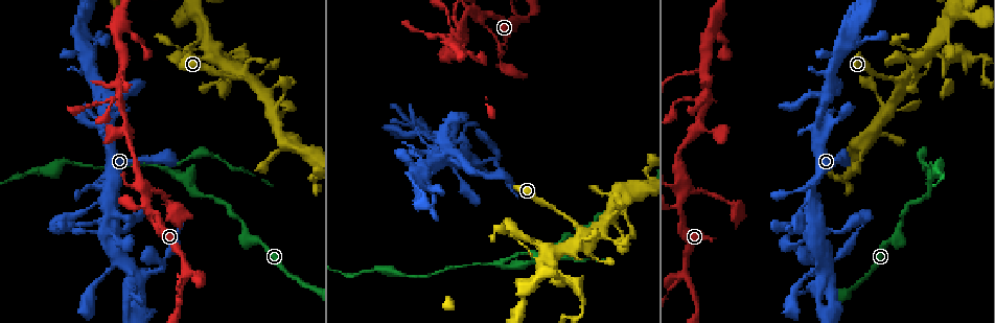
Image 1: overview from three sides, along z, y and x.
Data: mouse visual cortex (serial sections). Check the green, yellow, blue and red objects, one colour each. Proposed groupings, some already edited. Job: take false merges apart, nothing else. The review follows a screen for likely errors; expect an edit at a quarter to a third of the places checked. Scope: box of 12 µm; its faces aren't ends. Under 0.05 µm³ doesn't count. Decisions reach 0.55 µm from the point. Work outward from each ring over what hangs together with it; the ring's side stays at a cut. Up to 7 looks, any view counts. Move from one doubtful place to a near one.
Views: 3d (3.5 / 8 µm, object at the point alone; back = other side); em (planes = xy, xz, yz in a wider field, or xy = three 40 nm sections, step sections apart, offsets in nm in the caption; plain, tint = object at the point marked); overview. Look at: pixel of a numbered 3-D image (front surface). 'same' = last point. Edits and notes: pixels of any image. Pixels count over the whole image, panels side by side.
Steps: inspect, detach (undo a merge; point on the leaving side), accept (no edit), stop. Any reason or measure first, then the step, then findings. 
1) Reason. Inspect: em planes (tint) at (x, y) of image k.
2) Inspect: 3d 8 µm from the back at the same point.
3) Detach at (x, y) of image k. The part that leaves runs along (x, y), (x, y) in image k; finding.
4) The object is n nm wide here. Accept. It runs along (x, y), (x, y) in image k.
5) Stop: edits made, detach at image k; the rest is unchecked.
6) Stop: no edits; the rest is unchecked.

Looks like a crossing. Inspect: 3d 3.5 µm at (144, 197) of image 1.

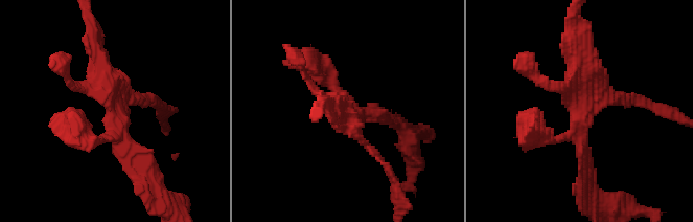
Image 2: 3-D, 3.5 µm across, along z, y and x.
Accept. It runs along (148, 165), (117, 131), (94, 47) in image 2; one cell here.

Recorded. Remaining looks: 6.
Four or more arms meet. Inspect: 3d 8 µm from the back at (517, 18) of image 1.

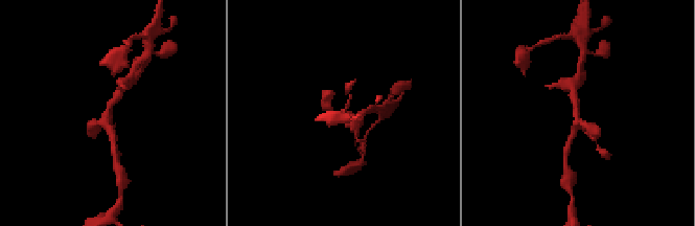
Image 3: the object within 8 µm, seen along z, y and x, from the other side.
Inspect: 3d 3.5 µm at (344, 112) of image 3.

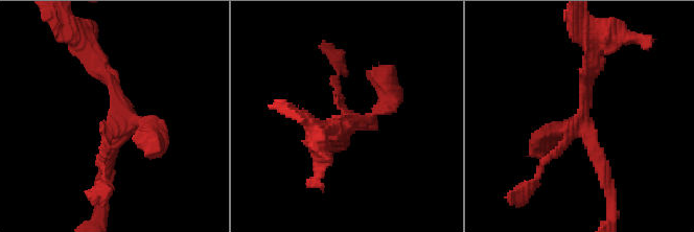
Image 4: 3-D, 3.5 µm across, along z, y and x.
4 arms meet here; the arms are 100, 250, 250, 250 nm wide. Inspect: em xy step 2 (tint) at (584, 104) of image 4.

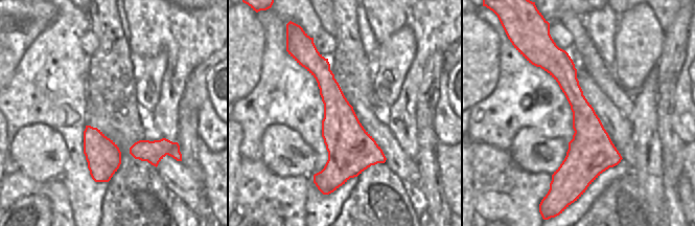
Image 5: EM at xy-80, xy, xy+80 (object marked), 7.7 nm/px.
Accept. It runs along (557, 51), (582, 110), (570, 184) in image 5; one cell here.

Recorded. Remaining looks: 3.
A fork. Inspect: 3d 3.5 µm at (495, 158) of image 1.

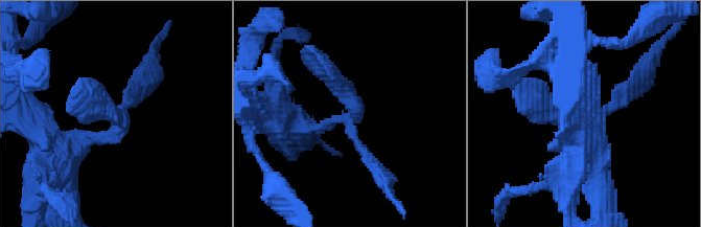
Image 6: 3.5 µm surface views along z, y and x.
3 arms meet here; the arms are 150, 250, 350 nm wide. Inspect: em xy step 1 (tint) at (115, 129) of image 6.

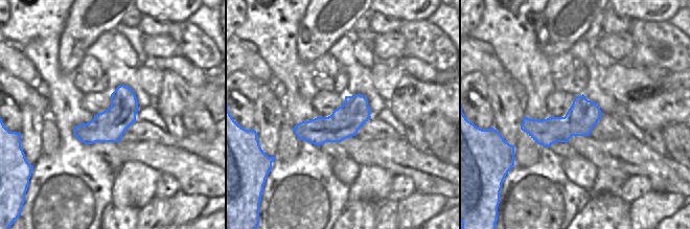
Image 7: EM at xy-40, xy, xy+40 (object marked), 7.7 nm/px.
Detach at (126, 93) of image 6. The part that leaves runs along (348, 121), (351, 135), (387, 186) in image 6; a second cell is stuck on.

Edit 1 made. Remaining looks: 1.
Stop: edits made, detach at image 6; the rest is unchecked.

